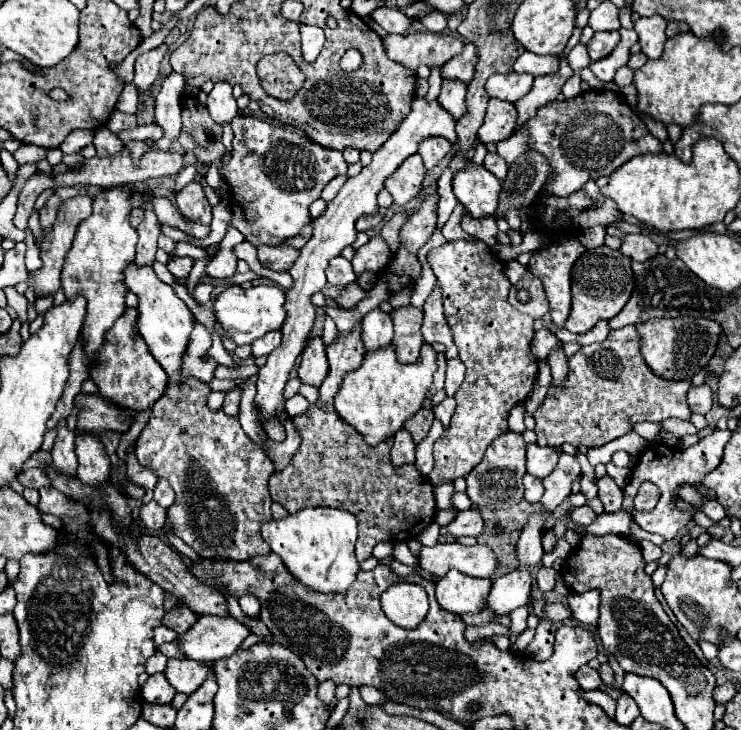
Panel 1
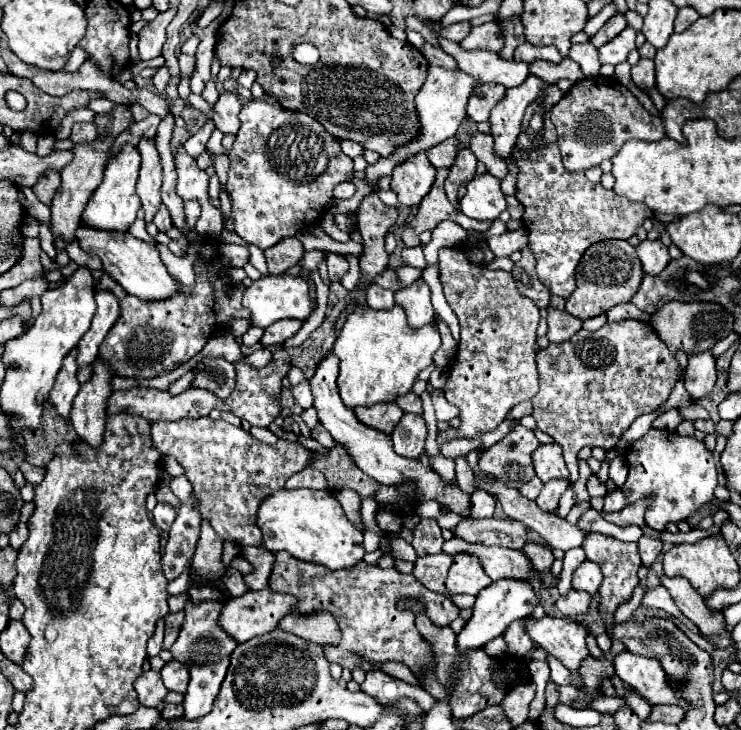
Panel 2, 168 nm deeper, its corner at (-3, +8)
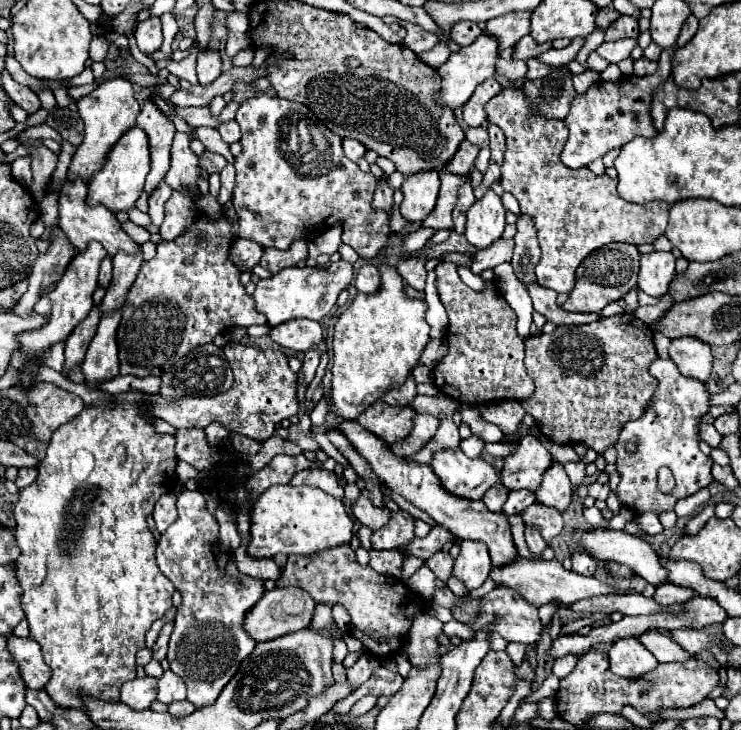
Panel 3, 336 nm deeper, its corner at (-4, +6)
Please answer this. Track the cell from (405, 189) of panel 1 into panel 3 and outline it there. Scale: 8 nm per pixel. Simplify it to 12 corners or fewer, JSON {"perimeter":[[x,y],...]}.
{"perimeter":[[411,174],[401,216],[421,224],[435,208],[439,174]]}

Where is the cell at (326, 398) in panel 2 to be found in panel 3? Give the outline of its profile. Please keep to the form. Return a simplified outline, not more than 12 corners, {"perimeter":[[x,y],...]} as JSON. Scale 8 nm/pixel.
{"perimeter":[[359,422],[339,430],[393,492],[461,540],[493,568],[519,556],[505,514],[449,494],[427,464],[393,456]]}

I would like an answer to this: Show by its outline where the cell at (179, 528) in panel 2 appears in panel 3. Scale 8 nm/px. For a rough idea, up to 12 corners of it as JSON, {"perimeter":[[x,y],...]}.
{"perimeter":[[199,490],[157,542],[183,596],[167,660],[187,700],[219,698],[257,646],[265,594],[221,546]]}

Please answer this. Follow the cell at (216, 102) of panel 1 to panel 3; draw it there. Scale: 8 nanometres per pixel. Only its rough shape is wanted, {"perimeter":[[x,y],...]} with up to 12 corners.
{"perimeter":[[233,122],[219,126],[223,142],[233,144],[241,140],[241,128]]}

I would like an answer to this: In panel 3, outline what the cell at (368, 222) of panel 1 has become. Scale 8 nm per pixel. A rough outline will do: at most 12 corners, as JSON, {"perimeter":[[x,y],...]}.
{"perimeter":[[385,178],[377,182],[373,206],[391,212],[393,188]]}

